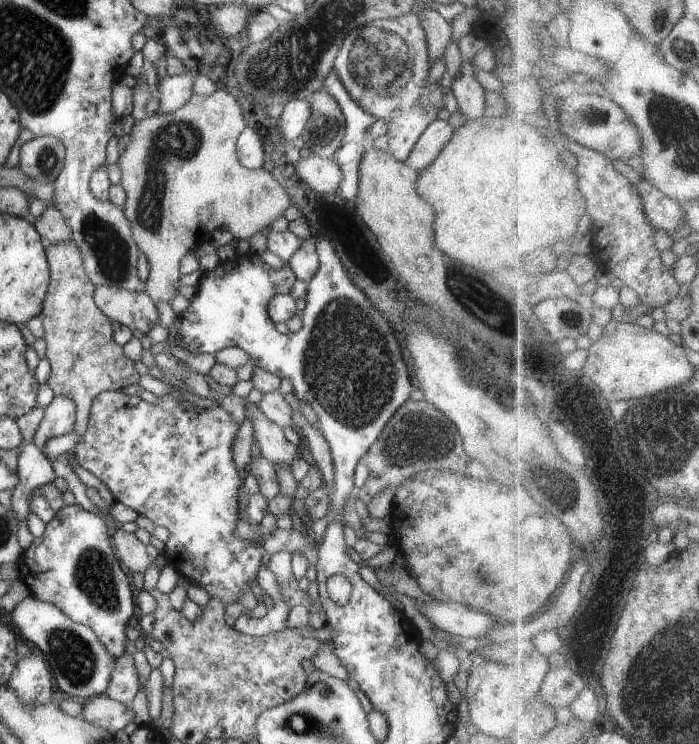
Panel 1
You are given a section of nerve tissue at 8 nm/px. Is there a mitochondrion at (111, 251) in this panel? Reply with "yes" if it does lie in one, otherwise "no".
yes

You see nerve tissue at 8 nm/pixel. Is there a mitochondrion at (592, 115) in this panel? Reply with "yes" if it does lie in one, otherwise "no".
yes

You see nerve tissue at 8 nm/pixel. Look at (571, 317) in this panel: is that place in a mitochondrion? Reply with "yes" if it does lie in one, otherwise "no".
yes

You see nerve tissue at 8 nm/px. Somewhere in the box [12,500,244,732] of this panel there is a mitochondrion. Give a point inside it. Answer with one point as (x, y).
(74, 659)

